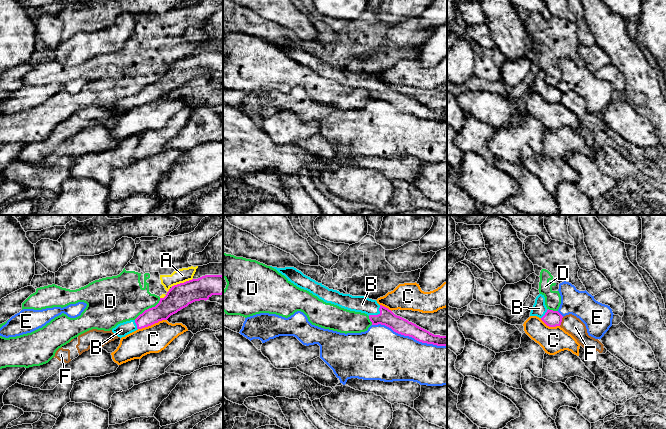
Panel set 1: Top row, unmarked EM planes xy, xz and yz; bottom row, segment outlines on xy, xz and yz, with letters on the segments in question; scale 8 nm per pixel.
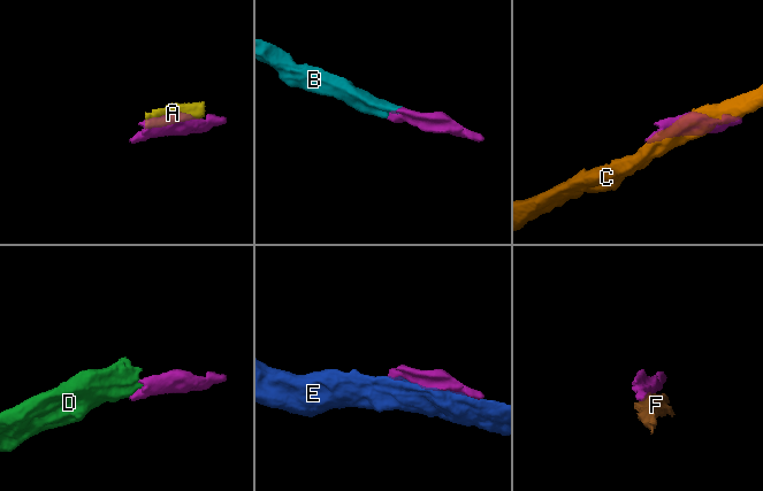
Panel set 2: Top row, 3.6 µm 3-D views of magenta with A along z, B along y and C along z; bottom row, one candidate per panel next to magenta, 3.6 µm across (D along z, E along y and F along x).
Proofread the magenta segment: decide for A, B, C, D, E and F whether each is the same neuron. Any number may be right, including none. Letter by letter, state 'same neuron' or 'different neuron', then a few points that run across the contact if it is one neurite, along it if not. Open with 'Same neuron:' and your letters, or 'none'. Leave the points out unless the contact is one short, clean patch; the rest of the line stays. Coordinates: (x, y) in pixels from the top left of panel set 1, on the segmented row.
Same neuron: B
A: different neuron
B: same neuron; line xz (386, 317), (378, 314), (370, 307), (362, 304)
C: different neuron; line xy (166, 319), (138, 329)
D: different neuron; line xy (160, 298), (154, 306), (145, 309), (134, 319)
E: different neuron
F: different neuron; line yz (563, 317), (559, 325)

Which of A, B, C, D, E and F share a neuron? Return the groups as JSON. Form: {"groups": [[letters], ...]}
{"groups": [["A", "D"], ["B"], ["C"], ["E"], ["F"]]}

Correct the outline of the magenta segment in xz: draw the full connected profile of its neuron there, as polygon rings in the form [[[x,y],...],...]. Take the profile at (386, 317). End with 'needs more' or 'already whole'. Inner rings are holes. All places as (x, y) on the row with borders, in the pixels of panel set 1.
[[[294,267],[272,268],[284,275],[288,281],[297,287],[309,291],[326,303],[331,303],[350,311],[367,314],[372,325],[385,325],[398,334],[412,337],[422,343],[447,346],[447,336],[430,333],[416,324],[395,315],[388,308],[379,305],[376,300],[369,299],[365,296],[343,294],[337,290],[329,289],[322,283],[318,283],[304,275]]] | needs more

